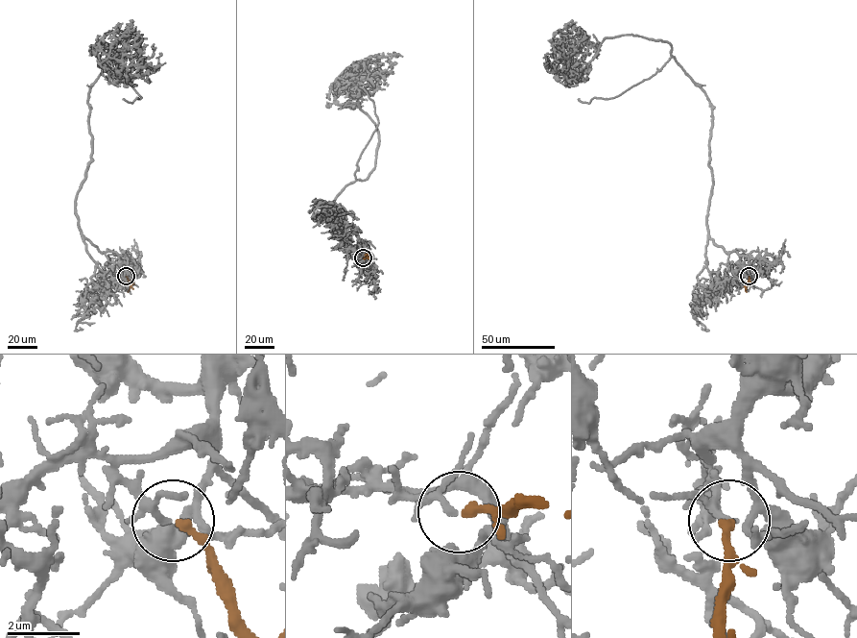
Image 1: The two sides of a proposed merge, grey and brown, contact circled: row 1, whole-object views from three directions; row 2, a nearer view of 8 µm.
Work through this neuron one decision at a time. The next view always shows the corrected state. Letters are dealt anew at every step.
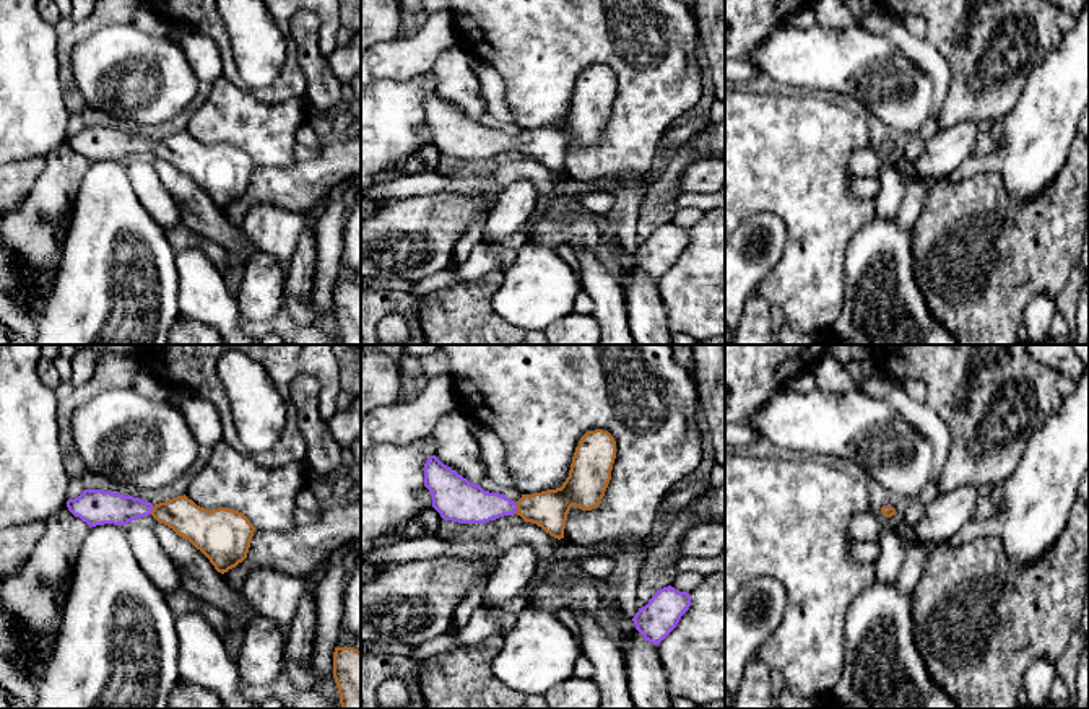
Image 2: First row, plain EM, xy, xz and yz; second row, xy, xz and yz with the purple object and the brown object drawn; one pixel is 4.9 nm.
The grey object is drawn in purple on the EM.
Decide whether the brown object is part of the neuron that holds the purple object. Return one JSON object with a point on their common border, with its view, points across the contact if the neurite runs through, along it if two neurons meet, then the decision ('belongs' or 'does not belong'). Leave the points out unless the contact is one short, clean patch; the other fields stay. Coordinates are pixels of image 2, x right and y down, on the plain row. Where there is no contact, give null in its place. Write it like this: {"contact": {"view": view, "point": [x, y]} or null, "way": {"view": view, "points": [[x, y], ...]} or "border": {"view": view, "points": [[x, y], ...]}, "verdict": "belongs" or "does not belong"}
{"contact": {"view": "xz", "point": [516, 143]}, "way": {"view": "xz", "points": [[465, 139], [516, 143], [548, 145]]}, "verdict": "belongs"}

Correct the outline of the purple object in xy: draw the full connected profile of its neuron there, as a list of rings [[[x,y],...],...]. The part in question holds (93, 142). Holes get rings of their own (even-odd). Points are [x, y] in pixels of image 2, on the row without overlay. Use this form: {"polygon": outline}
{"polygon": [[[85,125],[67,137],[68,146],[89,163],[128,158],[153,151],[200,185],[221,210],[247,194],[255,163],[234,145],[205,145],[185,130],[151,140],[140,133],[104,125]]]}

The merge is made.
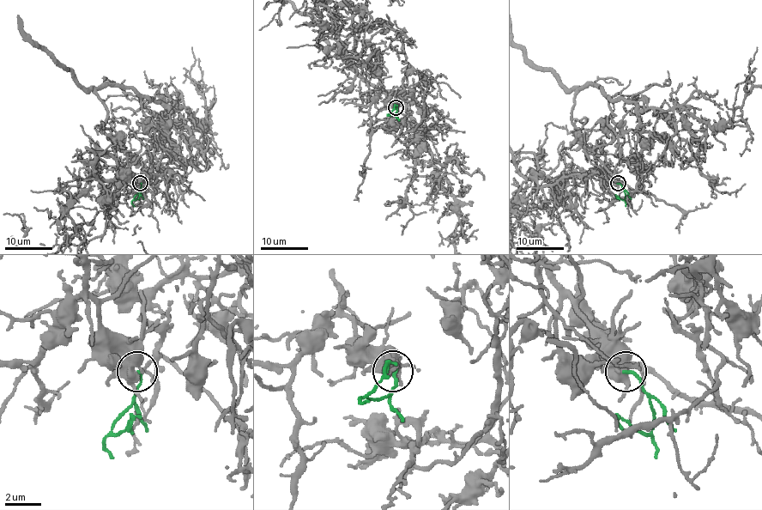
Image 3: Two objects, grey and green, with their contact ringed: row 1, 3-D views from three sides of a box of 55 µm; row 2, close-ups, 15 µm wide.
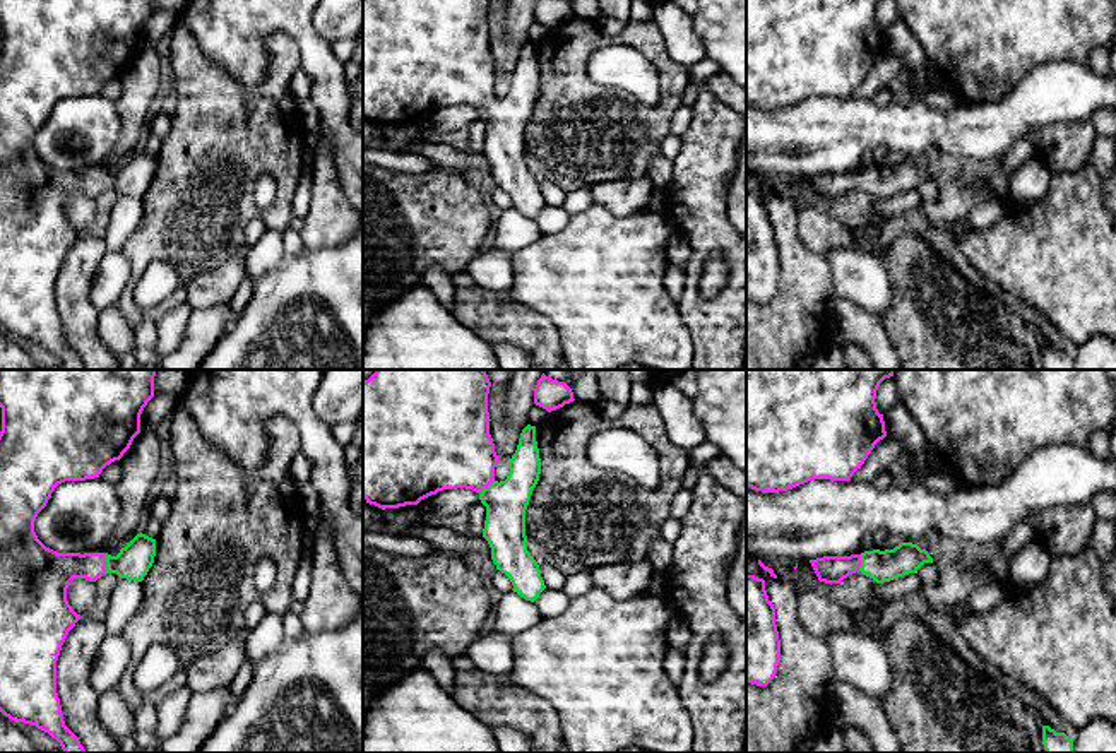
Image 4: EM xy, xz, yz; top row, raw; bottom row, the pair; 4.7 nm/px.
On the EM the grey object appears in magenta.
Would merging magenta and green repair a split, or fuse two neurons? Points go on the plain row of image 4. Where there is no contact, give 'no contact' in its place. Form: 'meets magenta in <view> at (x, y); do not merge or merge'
meets magenta in xy at (105, 180); merge

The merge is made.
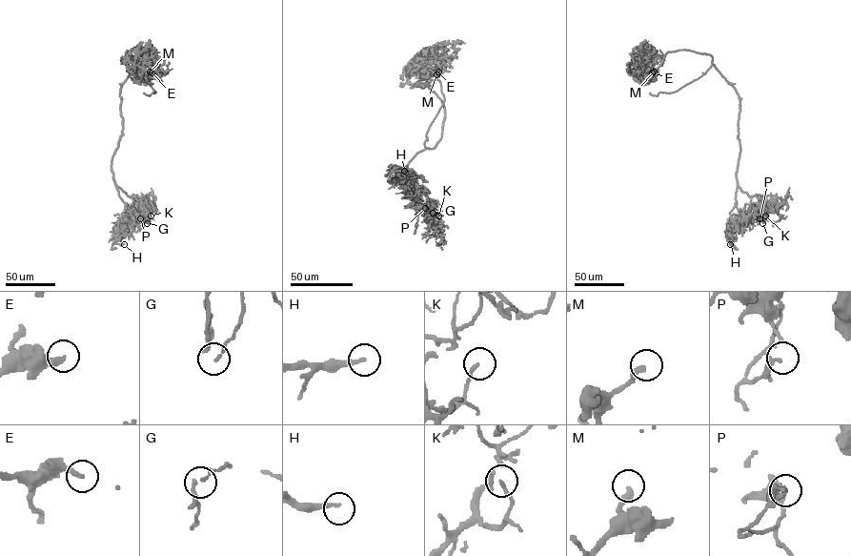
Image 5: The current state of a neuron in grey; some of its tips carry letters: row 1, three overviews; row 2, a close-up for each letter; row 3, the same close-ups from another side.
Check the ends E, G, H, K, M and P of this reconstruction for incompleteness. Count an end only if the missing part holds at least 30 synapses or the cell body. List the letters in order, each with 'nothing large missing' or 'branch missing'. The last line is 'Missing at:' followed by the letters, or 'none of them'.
E: branch missing
G: nothing large missing
H: branch missing
K: nothing large missing
M: branch missing
P: nothing large missing
Missing at: E, H, M

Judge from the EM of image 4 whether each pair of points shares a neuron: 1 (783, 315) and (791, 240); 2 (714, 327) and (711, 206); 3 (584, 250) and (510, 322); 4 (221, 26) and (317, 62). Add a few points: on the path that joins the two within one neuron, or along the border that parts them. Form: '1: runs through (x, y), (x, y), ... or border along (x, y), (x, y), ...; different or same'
1: runs through (791, 296), (791, 259); same
2: runs through (692, 296), (692, 271), (706, 237); same
3: border along (504, 293), (509, 300), (540, 312), (558, 331); different
4: runs through (249, 23), (290, 23), (302, 35); same

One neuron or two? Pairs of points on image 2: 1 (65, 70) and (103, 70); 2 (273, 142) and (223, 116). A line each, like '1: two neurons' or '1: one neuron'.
1: two neurons
2: one neuron

